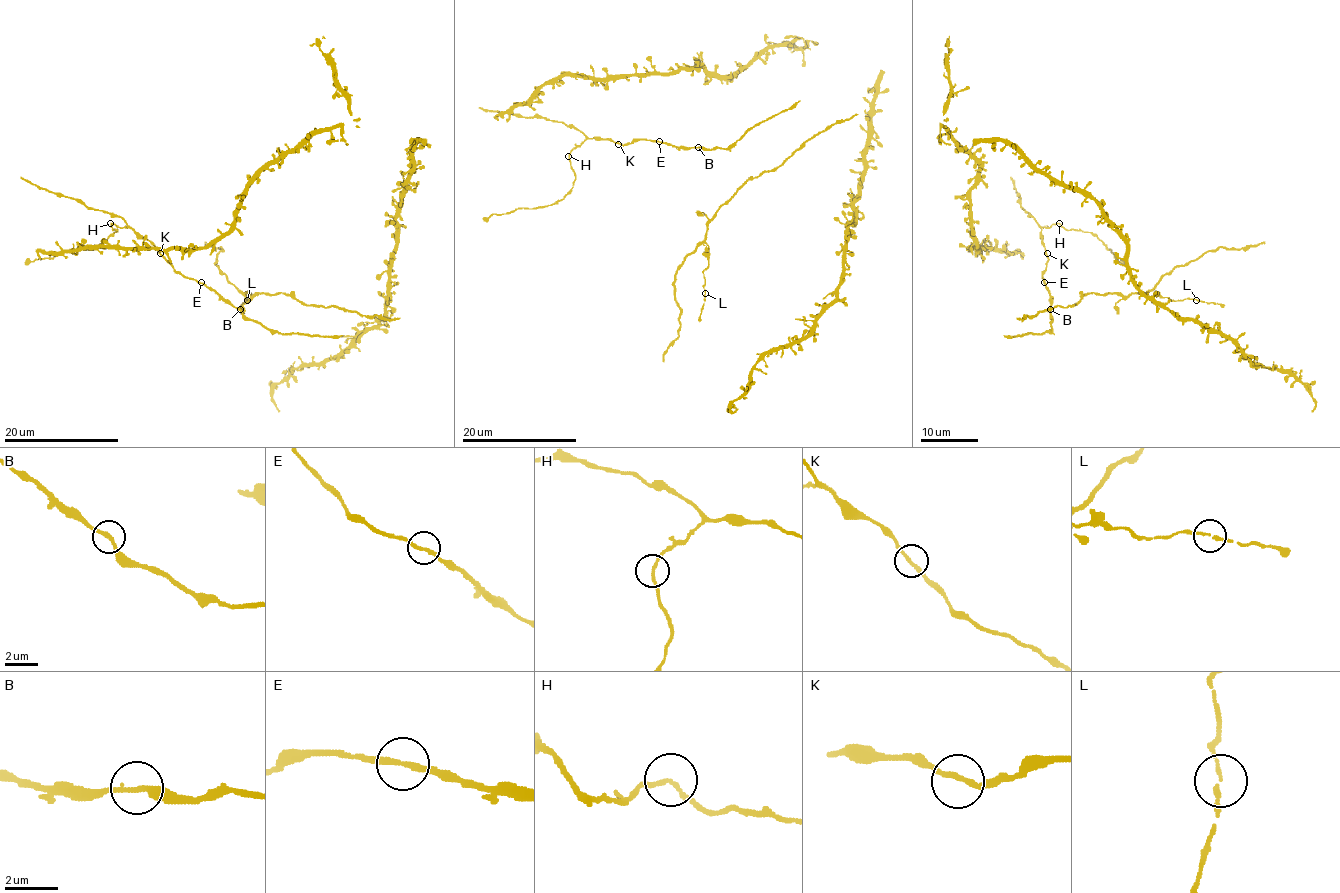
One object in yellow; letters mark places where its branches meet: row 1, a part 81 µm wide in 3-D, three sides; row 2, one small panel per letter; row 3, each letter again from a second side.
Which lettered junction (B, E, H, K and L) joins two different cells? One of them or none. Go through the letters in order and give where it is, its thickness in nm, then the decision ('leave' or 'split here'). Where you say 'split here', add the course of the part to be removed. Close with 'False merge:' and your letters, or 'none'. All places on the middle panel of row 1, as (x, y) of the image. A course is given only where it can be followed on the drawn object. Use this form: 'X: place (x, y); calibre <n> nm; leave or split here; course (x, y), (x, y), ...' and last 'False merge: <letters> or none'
B: place (698, 147); calibre 170 nm; leave
E: place (659, 141); calibre 200 nm; leave
H: place (568, 156); calibre 160 nm; leave
K: place (618, 144); calibre 190 nm; leave
L: place (705, 293); calibre 140 nm; leave
False merge: none

